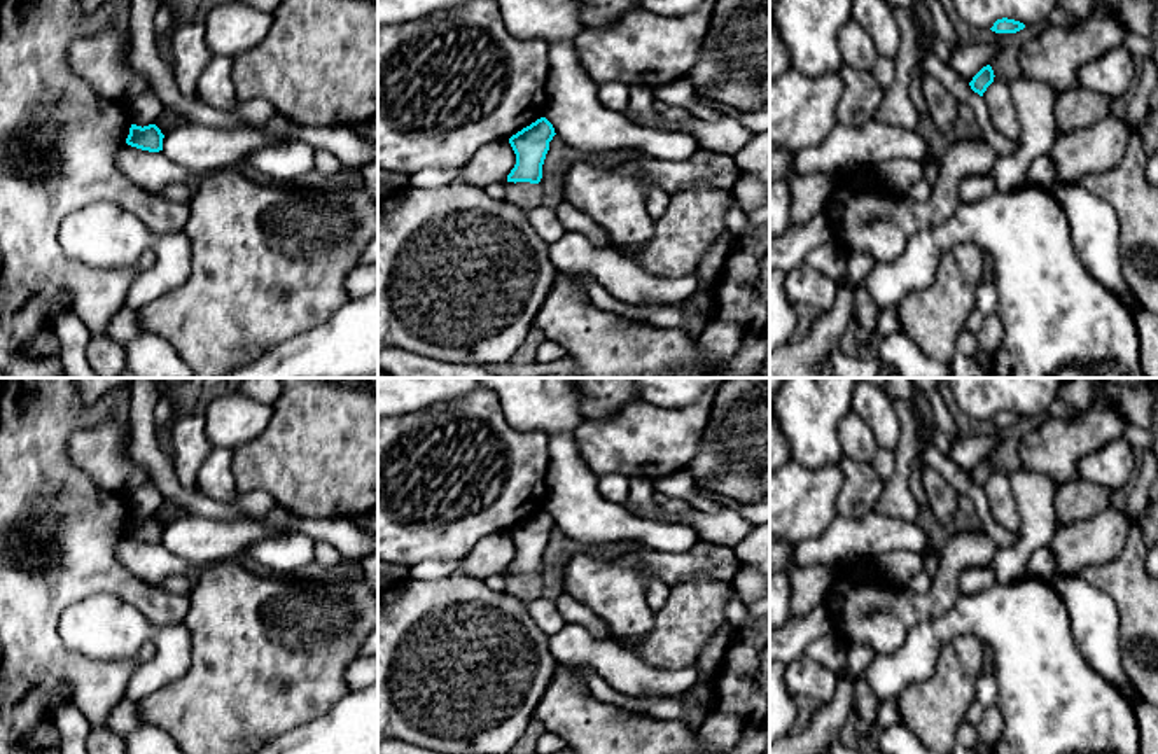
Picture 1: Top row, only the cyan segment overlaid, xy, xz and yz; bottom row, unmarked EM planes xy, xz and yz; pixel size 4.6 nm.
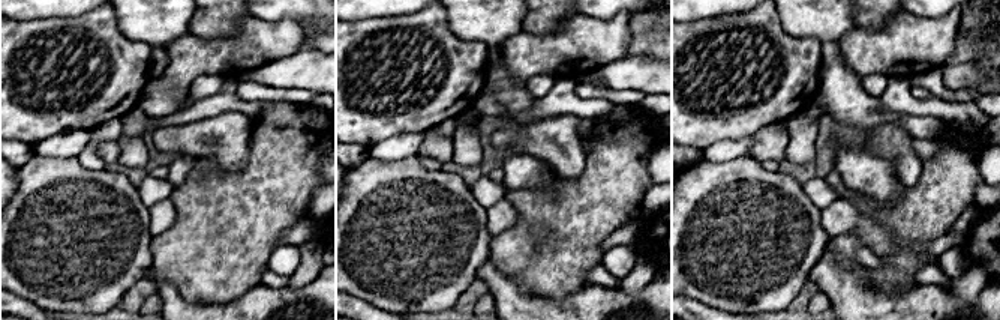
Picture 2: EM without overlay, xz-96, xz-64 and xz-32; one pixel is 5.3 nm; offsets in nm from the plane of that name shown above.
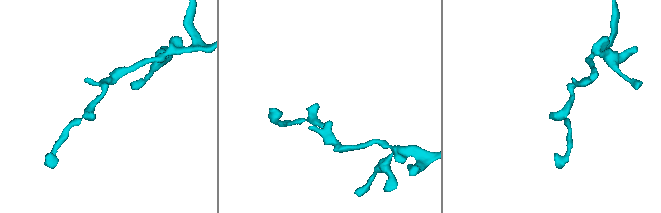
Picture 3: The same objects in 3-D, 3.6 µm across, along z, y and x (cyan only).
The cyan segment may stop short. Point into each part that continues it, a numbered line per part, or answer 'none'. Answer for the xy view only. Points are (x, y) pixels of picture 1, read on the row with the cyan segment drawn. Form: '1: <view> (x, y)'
none

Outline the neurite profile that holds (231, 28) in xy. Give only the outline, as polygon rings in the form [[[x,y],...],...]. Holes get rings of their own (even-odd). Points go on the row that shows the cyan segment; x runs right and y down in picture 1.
[[[229,0],[213,7],[203,23],[210,52],[233,59],[262,42],[273,24],[273,16],[241,0]]]

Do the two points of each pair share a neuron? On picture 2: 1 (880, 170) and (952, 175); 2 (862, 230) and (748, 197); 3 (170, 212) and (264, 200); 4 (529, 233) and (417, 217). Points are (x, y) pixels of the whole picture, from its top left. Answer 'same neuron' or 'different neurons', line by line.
1: different neurons
2: different neurons
3: different neurons
4: different neurons

